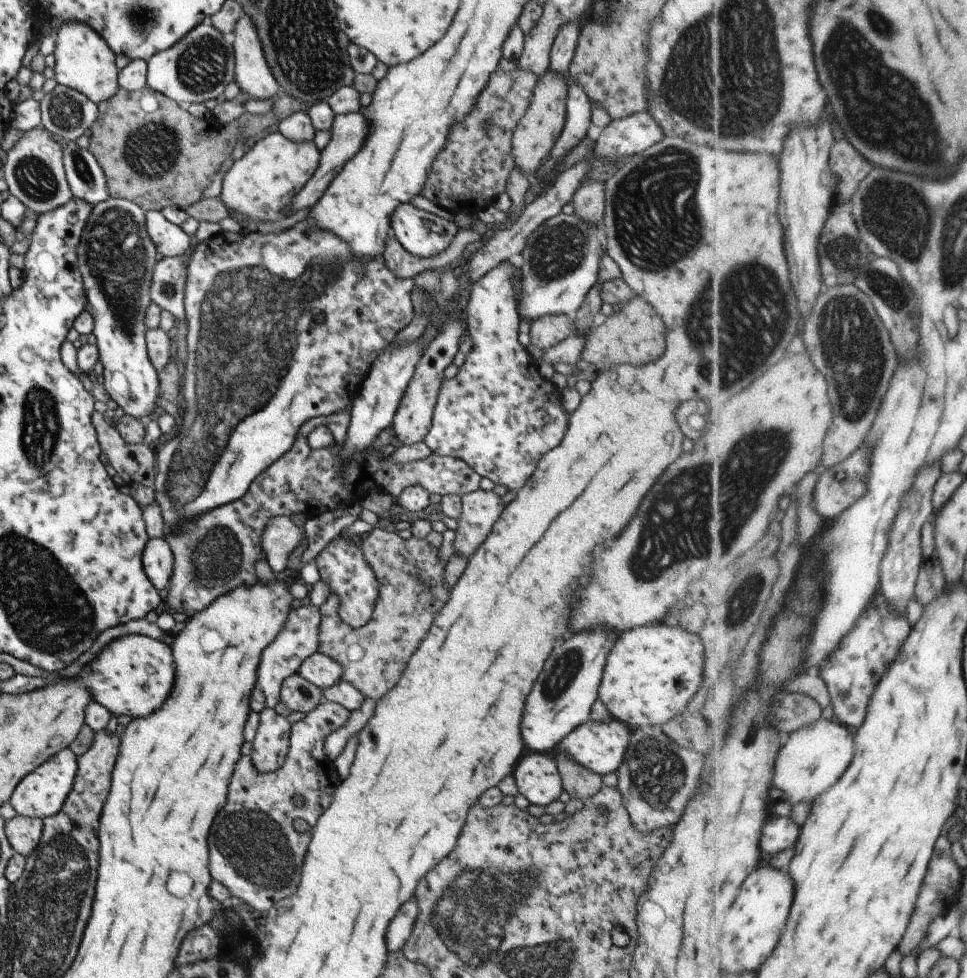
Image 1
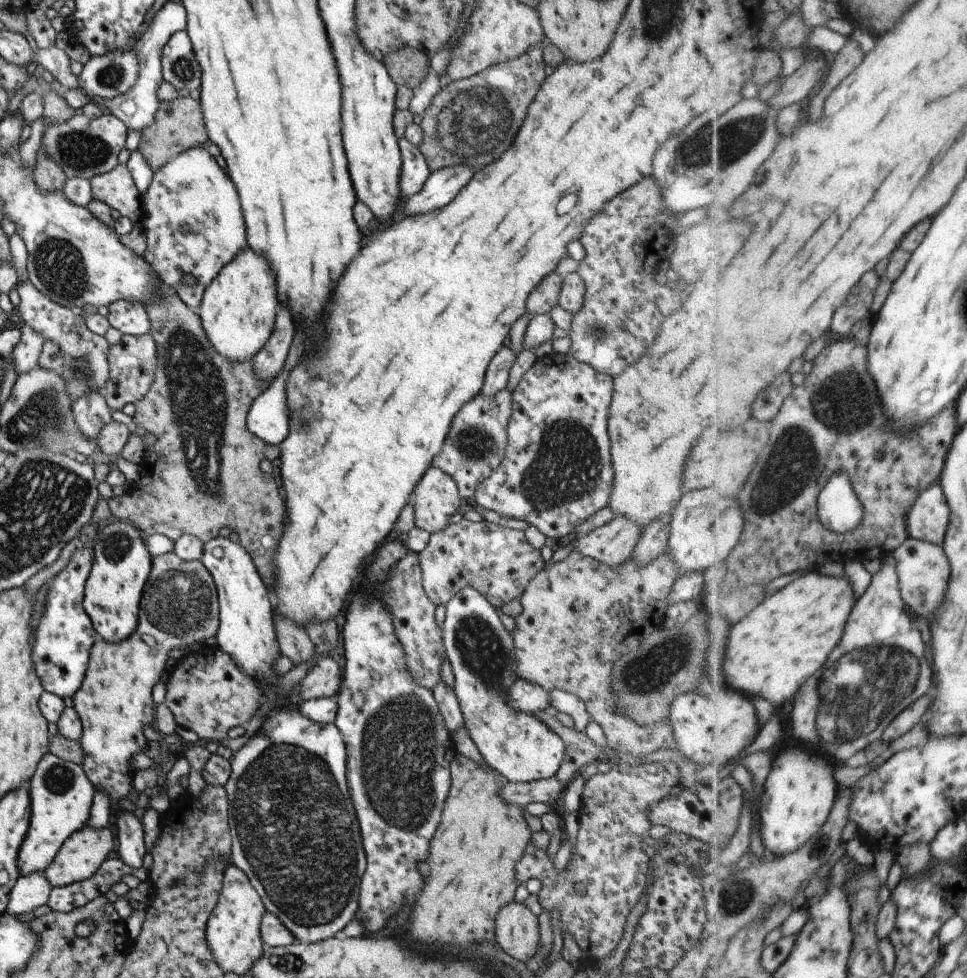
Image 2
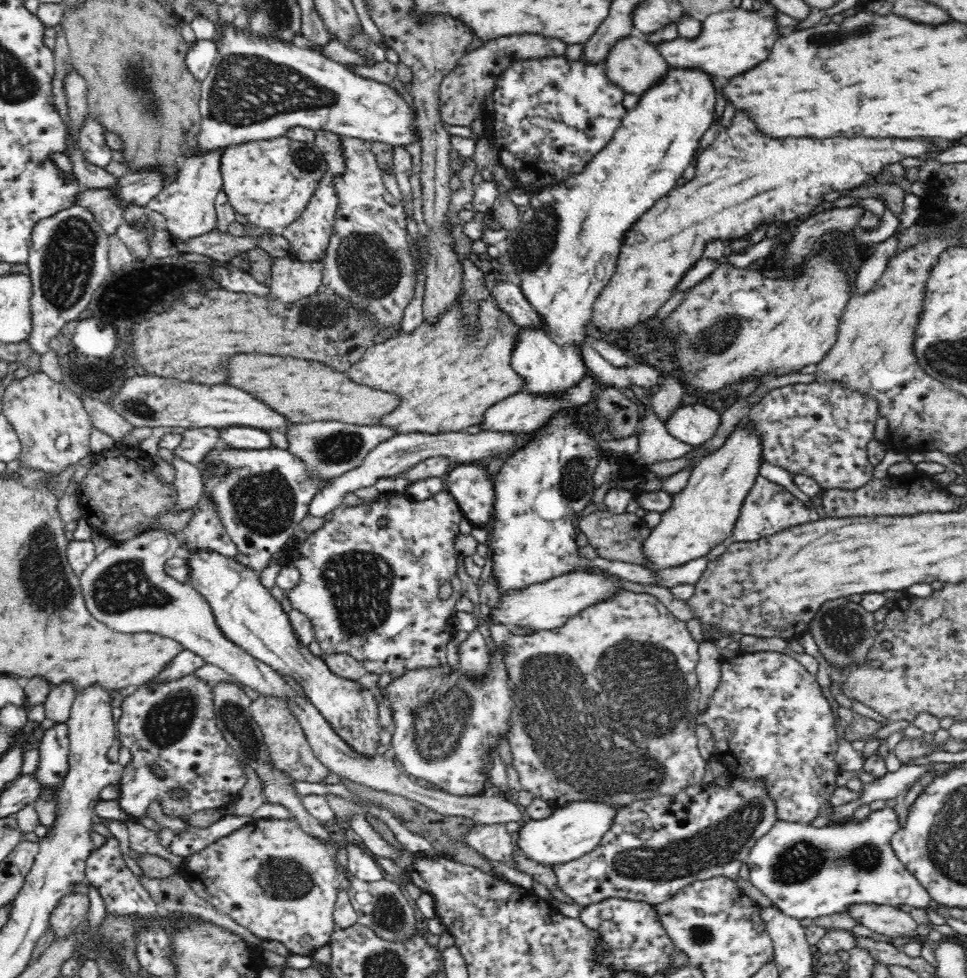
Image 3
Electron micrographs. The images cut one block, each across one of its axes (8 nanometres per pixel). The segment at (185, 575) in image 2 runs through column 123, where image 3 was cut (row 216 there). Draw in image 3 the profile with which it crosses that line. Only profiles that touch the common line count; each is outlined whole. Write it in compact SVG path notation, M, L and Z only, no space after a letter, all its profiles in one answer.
M737 110L730 126L721 129L713 143L697 153L694 178L658 199L652 208L638 218L634 228L626 232L613 278L593 304L591 322L596 328L595 333L598 336L607 336L610 332L623 333L635 324L656 316L689 268L703 258L704 248L712 240L740 238L745 234L750 235L758 226L762 226L762 222L771 225L776 220L788 222L802 214L808 215L818 204L822 204L824 194L871 183L885 165L900 162L904 158L934 154L938 150L940 148L936 142L924 138L768 138L754 126L748 112Z

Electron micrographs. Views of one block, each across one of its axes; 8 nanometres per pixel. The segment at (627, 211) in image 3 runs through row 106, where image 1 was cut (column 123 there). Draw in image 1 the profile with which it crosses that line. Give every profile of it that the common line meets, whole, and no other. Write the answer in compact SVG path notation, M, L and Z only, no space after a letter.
M128 634L106 644L100 654L90 664L86 664L73 680L82 682L94 701L104 706L110 714L140 718L158 710L168 698L174 682L174 660L170 648L163 641Z

